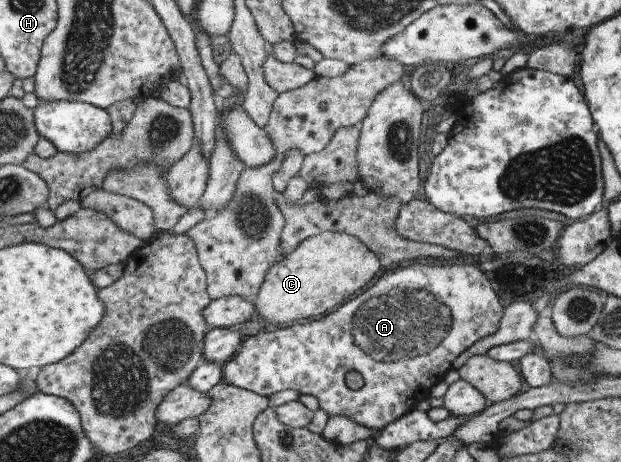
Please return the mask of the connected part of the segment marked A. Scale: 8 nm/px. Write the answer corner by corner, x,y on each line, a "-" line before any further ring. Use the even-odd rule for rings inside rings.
449,262
446,266
428,266
428,264
410,264
405,268
396,268
385,271
372,286
368,286
364,292
356,297
352,296
342,303
337,310
332,310
324,315
319,321
306,322
305,324
294,324
294,326
282,326
274,332
259,332
254,336
249,336
240,341
234,354
221,364
221,380
226,384
259,394
260,396
270,396
274,392
286,390
288,388
296,390
298,394
310,394
318,401
318,409
323,410
328,417
344,415
357,425
371,429
383,429
393,420
400,418
403,414
416,408
417,402
426,400
429,396
429,388
438,381
451,368
455,367
462,358
463,352
478,342
481,338
493,335
499,327
503,308
496,293
490,286
486,275
479,271
477,264
458,265
456,262
-
348,370
355,370
363,378
363,385
358,390
350,390
344,384
344,374

